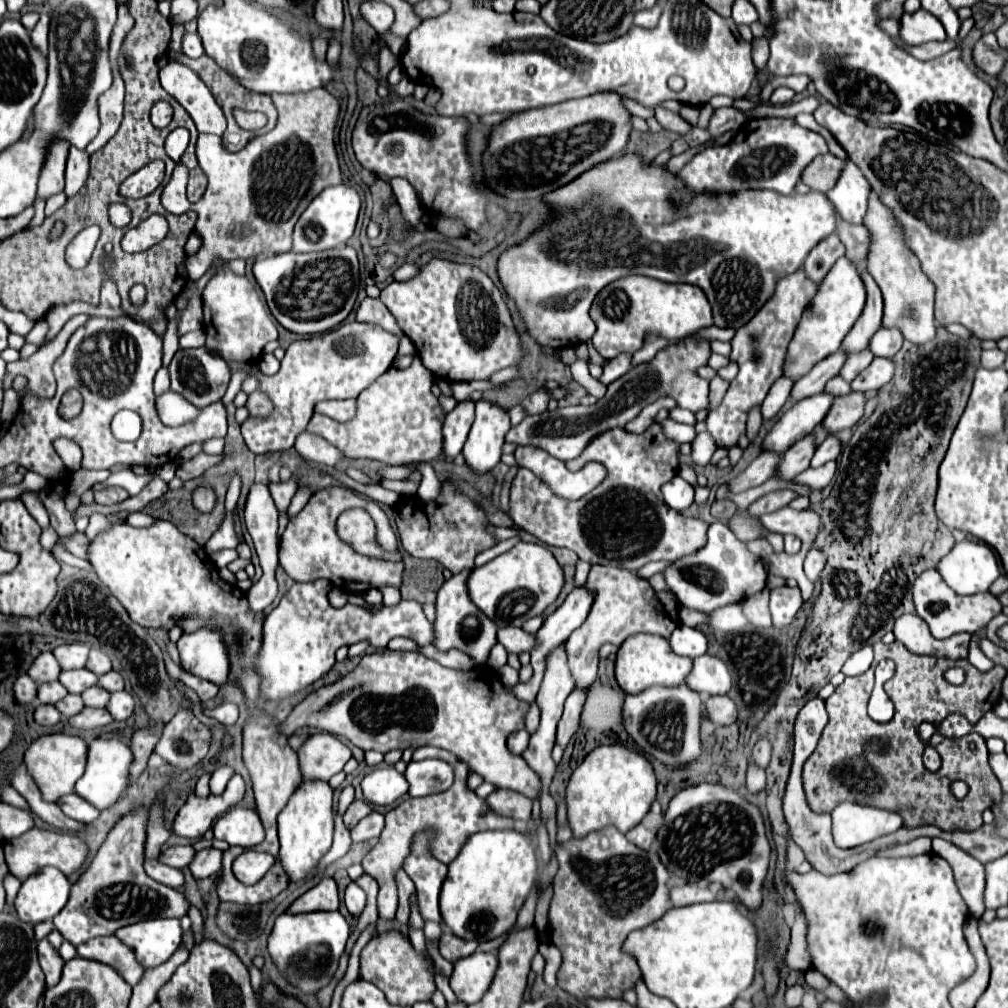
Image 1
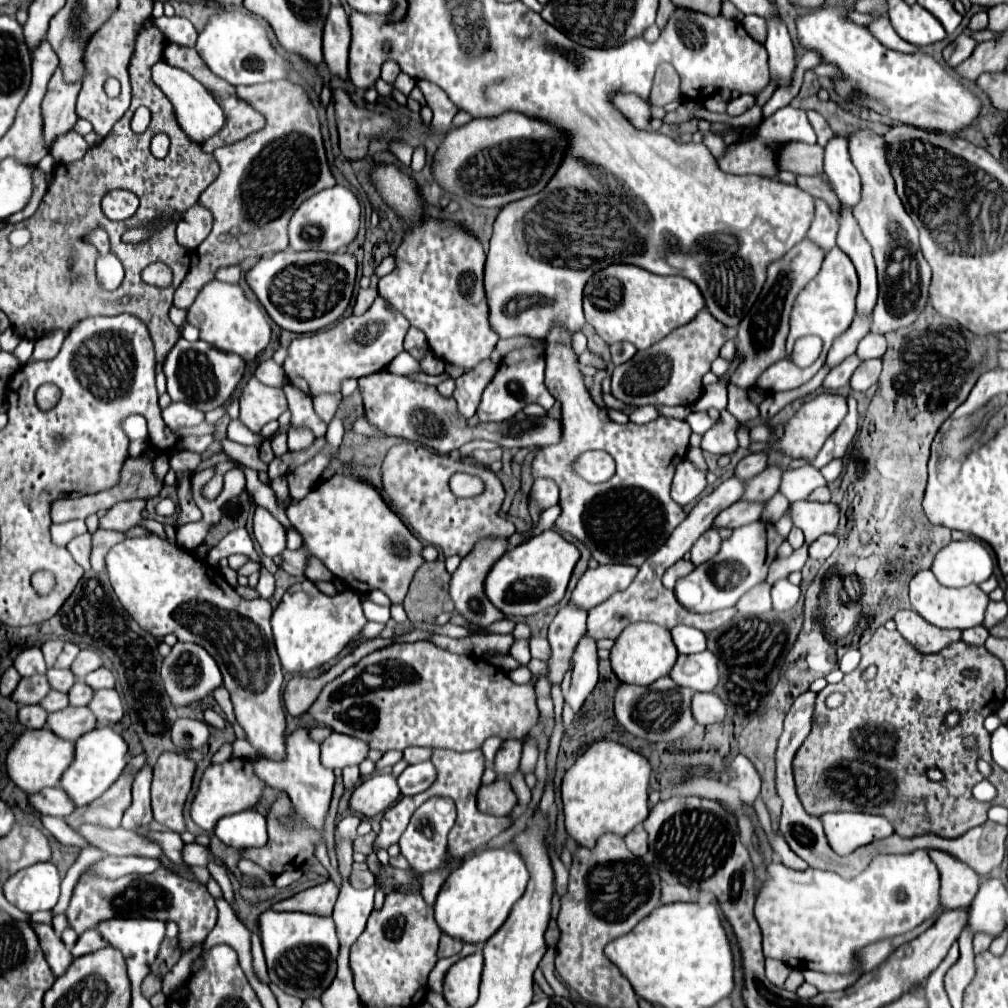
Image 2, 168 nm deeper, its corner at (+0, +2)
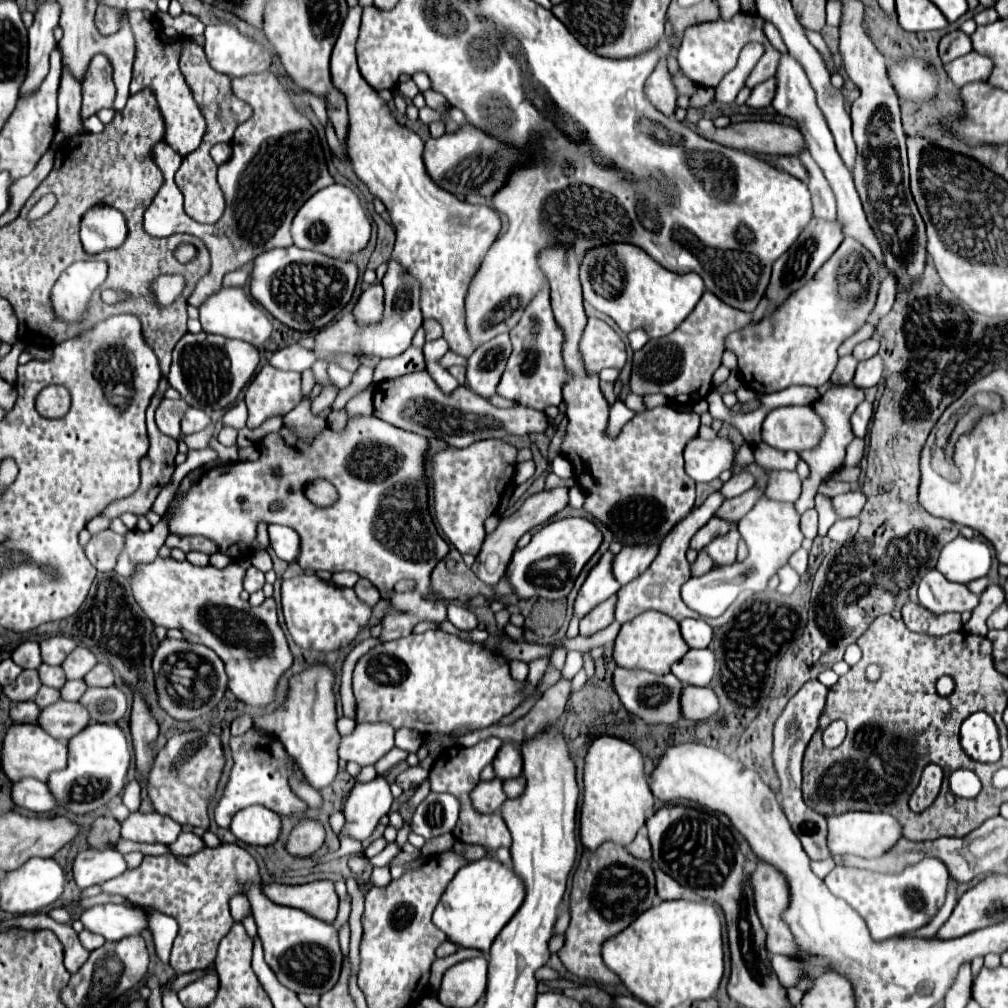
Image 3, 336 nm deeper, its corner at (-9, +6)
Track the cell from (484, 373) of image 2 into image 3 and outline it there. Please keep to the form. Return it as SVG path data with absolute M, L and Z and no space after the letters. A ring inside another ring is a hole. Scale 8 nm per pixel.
M502 334L484 342L468 358L468 372L466 372L468 388L482 398L494 396L510 352L512 352L512 346L510 346L508 334Z

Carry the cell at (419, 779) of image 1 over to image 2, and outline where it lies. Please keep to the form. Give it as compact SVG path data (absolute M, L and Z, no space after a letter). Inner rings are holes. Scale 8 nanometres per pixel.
M421 762L421 764L411 764L407 766L401 776L397 778L397 784L401 784L401 794L411 796L427 790L435 782L435 768L431 762Z

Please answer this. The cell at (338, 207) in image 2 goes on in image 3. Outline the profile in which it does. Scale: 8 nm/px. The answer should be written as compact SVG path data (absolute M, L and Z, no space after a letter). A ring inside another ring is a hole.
M332 184L318 190L304 206L298 210L292 222L294 246L322 252L334 258L346 258L354 252L360 252L370 240L370 220L360 204L360 198L354 190L344 184Z

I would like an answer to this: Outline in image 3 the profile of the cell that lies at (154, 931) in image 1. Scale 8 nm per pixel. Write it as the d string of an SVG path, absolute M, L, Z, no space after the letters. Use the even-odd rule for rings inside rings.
M102 904L82 912L80 916L86 930L118 942L130 936L142 936L148 930L148 914L142 908L128 908L124 904Z

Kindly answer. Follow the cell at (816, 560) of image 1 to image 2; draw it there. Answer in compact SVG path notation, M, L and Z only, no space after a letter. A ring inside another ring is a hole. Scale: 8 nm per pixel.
M825 534L825 536L819 536L813 544L811 544L811 552L809 556L815 558L815 560L825 560L831 556L831 552L837 548L839 540L835 534Z

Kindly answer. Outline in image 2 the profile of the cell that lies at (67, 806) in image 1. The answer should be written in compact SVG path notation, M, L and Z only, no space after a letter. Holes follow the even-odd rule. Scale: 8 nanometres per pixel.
M43 788L43 792L29 794L29 806L43 816L69 816L75 808L71 798L61 788Z

